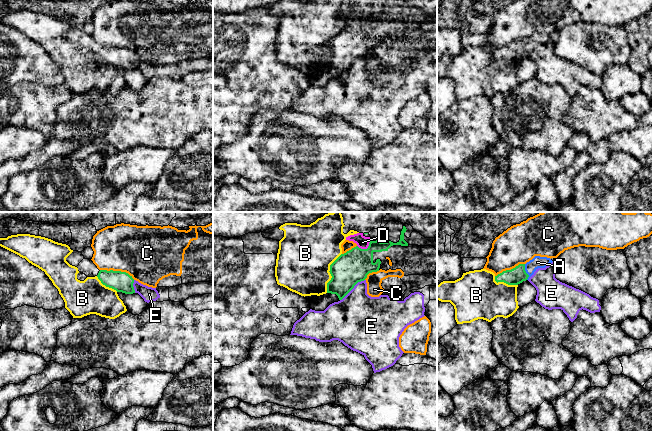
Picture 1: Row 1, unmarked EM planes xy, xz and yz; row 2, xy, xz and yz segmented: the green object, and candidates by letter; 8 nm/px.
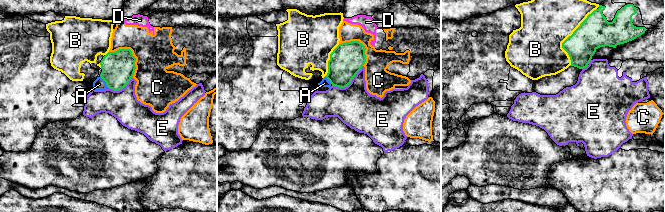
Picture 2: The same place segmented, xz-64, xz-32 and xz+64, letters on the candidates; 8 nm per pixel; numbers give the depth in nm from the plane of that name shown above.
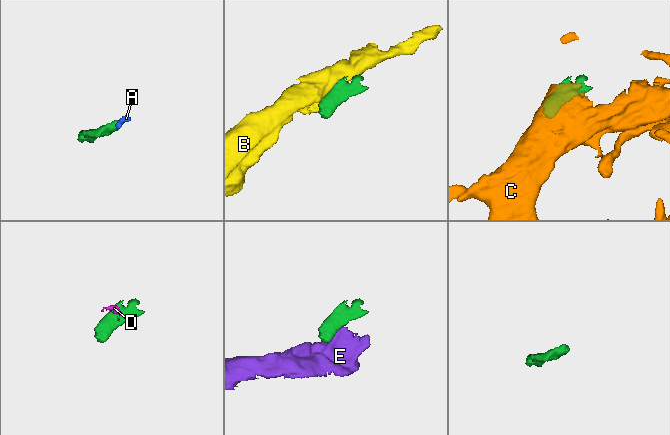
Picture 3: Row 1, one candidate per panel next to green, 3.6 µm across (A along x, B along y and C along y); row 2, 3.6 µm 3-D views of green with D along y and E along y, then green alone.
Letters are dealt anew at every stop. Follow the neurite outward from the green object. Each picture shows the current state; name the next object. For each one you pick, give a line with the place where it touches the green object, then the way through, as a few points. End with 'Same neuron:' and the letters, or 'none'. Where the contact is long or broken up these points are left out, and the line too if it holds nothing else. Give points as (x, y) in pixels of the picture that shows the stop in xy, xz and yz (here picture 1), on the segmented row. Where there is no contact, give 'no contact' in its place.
A: meets green in yz at (525, 272); runs through yz (515, 276), (525, 272), (537, 262)
Same neuron: A

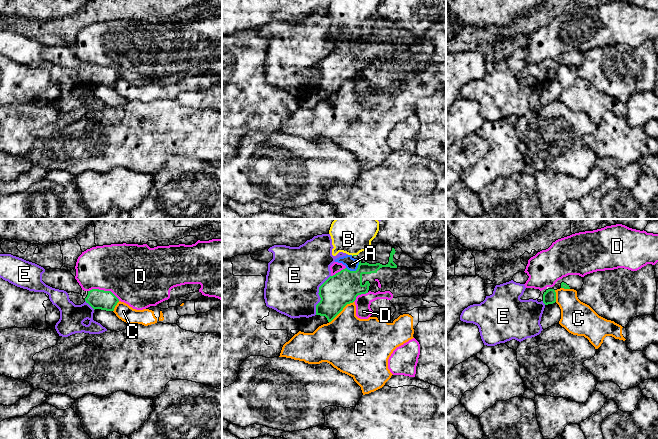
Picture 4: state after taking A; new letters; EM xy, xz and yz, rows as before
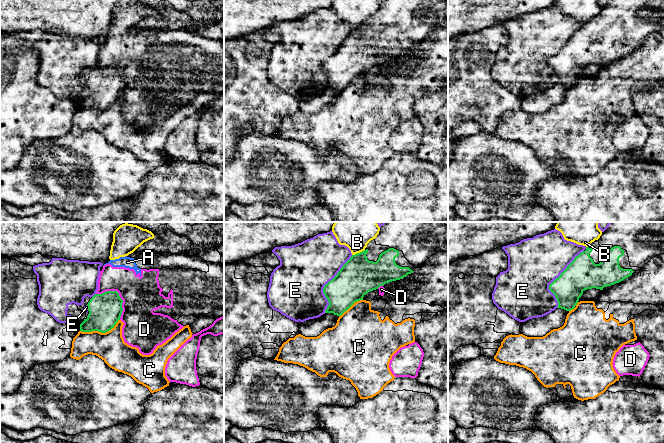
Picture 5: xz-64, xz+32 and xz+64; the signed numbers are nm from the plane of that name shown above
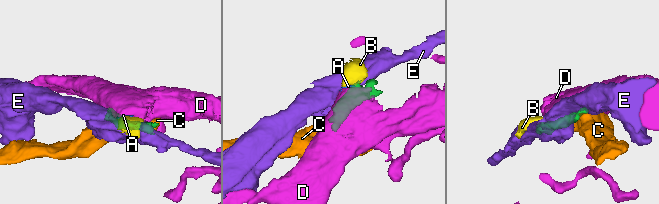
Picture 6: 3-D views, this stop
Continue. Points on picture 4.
Same neuron: none

